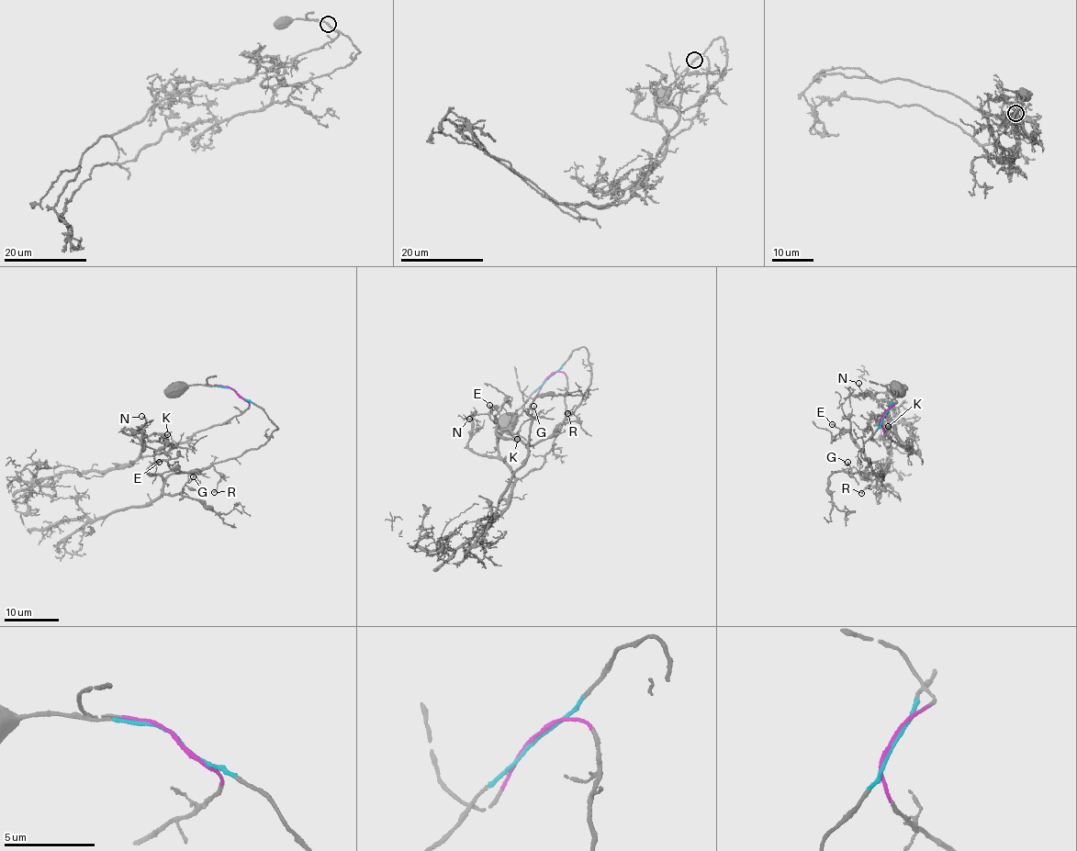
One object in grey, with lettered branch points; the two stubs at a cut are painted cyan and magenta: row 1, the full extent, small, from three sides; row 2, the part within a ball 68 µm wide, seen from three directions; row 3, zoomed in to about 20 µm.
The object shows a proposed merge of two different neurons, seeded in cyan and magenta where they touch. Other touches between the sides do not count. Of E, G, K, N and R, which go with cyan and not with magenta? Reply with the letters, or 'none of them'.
E, G, R

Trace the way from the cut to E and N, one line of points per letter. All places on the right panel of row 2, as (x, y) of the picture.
E: (885, 414), (868, 438), (861, 454), (875, 474), (882, 477), (880, 468), (861, 450), (850, 432), (831, 424)
N: (885, 414), (882, 432), (911, 448), (911, 453), (880, 403), (869, 393), (864, 397), (858, 384)

